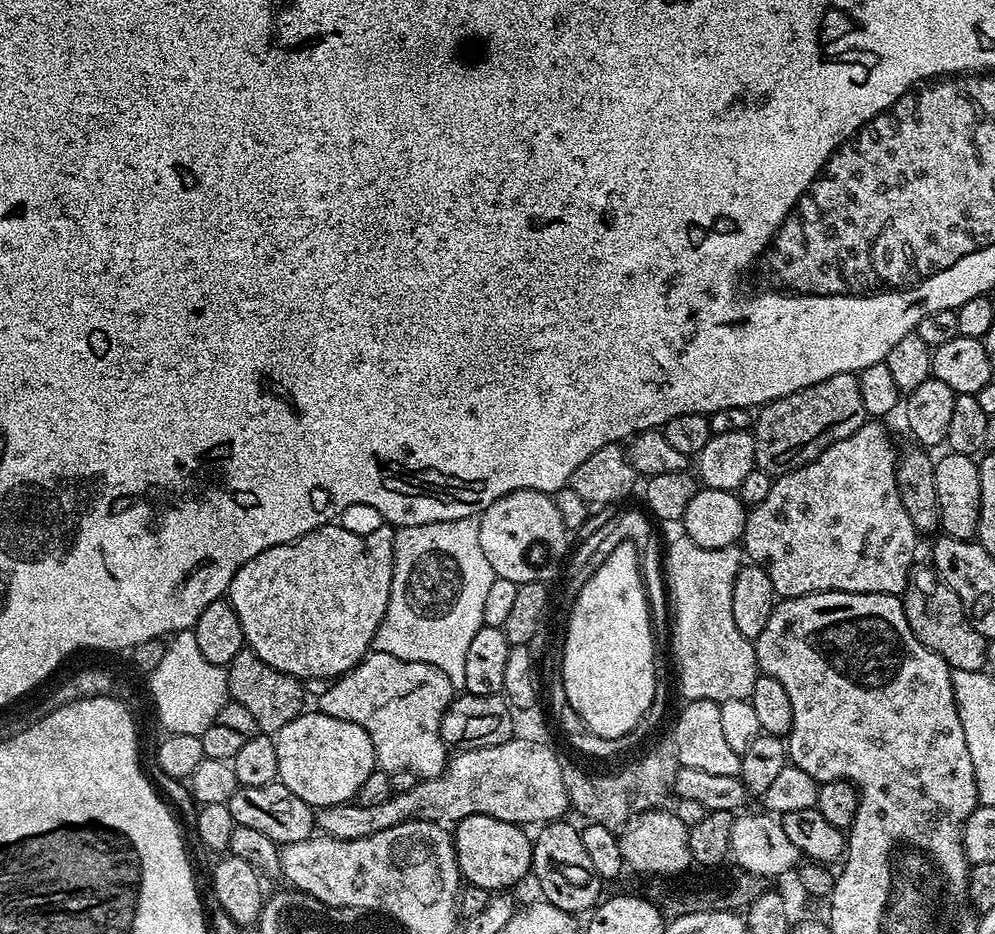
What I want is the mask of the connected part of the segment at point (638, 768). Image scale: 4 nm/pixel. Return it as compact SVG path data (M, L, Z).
M675 739L660 740L637 764L628 764L621 772L612 772L609 776L596 776L591 780L583 776L570 762L564 764L564 781L568 791L568 802L577 808L585 821L601 824L613 830L625 827L633 818L643 812L659 809L673 791L676 775L681 767L678 758L678 746Z

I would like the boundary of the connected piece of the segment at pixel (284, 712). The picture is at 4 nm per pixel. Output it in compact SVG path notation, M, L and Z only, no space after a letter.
M245 646L241 652L234 654L234 658L226 665L228 674L228 695L233 701L246 710L254 718L257 729L264 734L274 734L286 726L301 712L305 711L304 688L305 685L290 674L282 674L282 670L274 670L274 666L266 666L258 654Z

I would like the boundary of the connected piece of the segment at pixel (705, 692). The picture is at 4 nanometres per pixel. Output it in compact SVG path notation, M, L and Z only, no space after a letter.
M687 538L679 539L669 546L664 556L664 580L668 583L666 599L670 605L670 645L680 692L685 701L712 700L721 706L728 706L731 700L747 701L758 675L756 649L753 641L747 640L742 630L738 630L734 624L734 610L730 610L730 602L734 598L734 580L742 566L741 549L736 546L707 548Z

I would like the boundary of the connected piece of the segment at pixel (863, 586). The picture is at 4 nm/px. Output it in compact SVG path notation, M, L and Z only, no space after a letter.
M866 422L850 438L842 438L842 442L834 442L818 458L814 458L806 466L798 470L788 472L784 476L773 479L770 494L762 498L762 502L751 509L750 518L744 527L744 539L742 548L750 555L751 563L758 564L770 574L770 582L774 582L774 590L777 597L805 596L811 592L857 592L858 594L886 594L887 596L900 596L908 585L908 575L912 573L916 556L916 539L918 533L914 522L910 522L910 514L906 514L906 506L902 506L902 498L898 494L898 482L896 481L896 462L898 451L892 445L888 432L883 428L883 423Z

